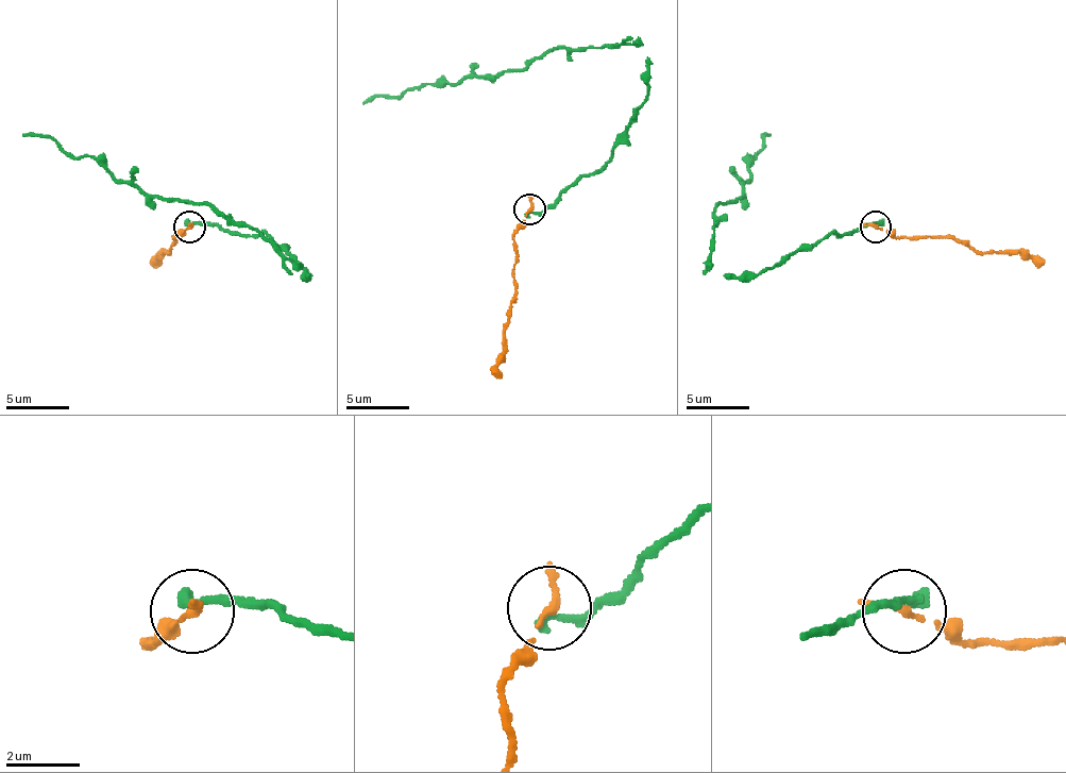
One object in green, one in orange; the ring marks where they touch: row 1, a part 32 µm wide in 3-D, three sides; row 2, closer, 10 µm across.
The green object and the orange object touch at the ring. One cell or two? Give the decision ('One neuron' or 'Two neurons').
Two neurons

